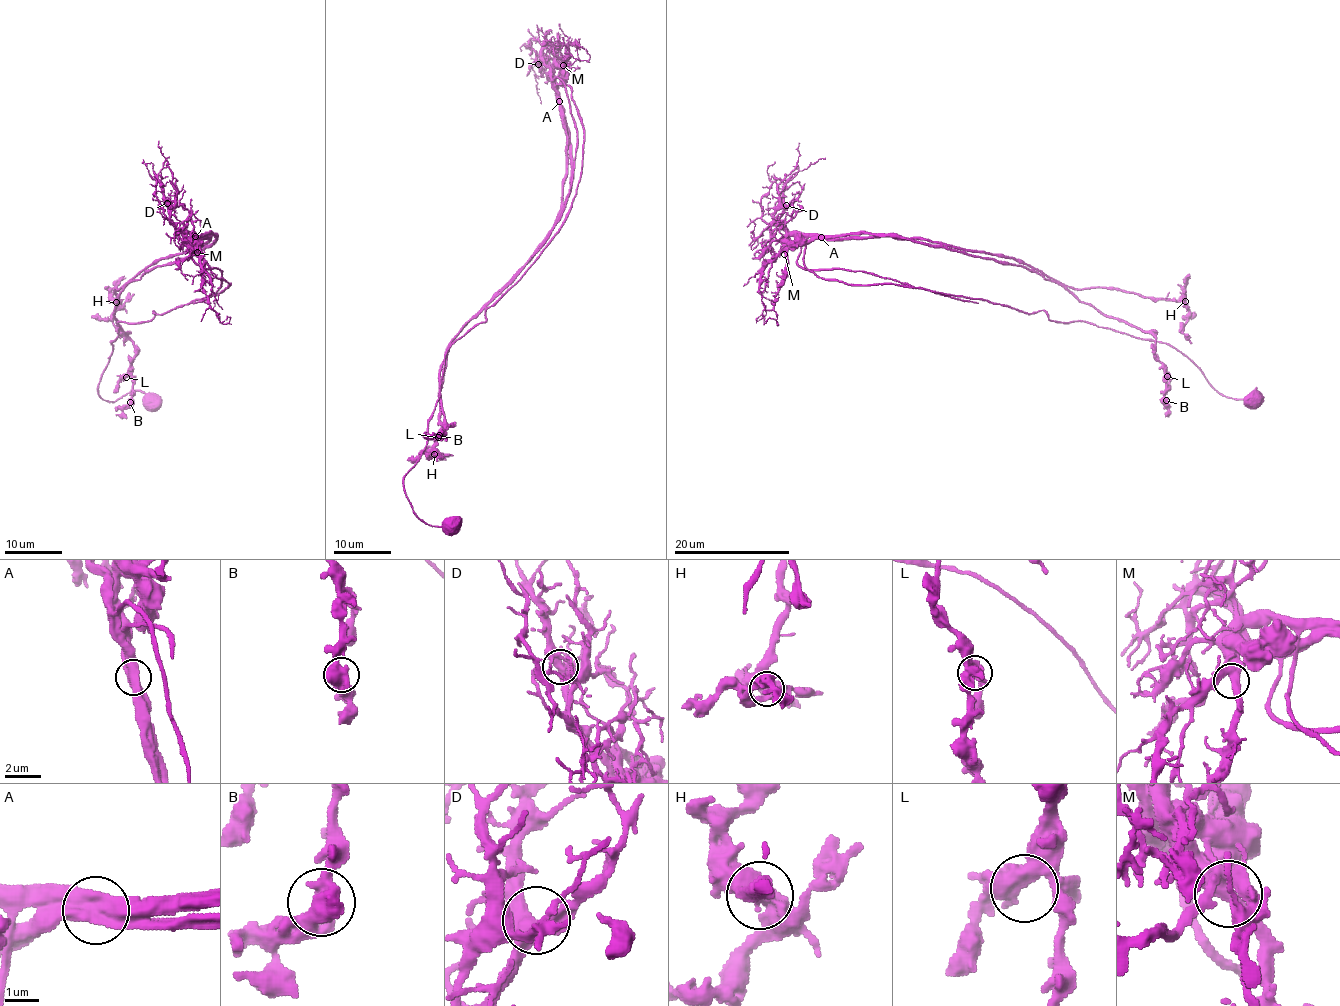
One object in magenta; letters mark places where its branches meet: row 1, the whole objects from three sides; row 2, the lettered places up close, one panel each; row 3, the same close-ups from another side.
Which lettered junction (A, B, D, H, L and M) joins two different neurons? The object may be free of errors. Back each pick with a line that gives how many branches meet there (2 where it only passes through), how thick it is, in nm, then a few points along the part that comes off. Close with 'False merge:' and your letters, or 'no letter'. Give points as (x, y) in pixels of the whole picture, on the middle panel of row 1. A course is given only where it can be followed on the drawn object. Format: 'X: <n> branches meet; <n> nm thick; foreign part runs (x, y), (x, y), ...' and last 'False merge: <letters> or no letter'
A: 2 branches meet; 650 nm thick; foreign part runs (559, 102), (566, 136), (562, 210), (543, 243), (450, 345), (441, 432), (428, 455), (434, 452), (437, 461)
False merge: A

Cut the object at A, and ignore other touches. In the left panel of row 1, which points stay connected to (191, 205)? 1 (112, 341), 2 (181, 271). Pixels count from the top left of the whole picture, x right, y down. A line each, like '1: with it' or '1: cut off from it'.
1: cut off from it
2: cut off from it

